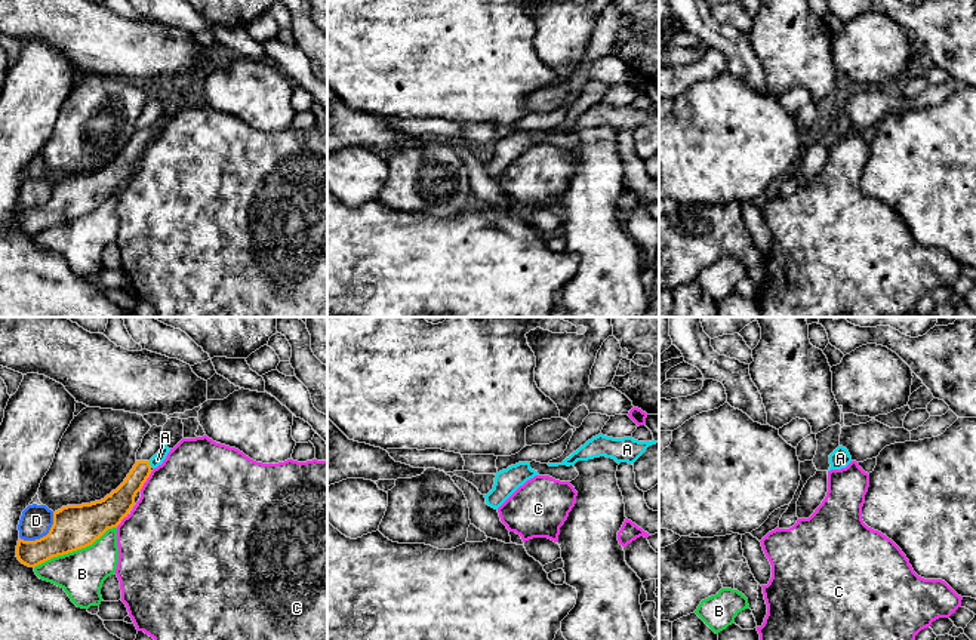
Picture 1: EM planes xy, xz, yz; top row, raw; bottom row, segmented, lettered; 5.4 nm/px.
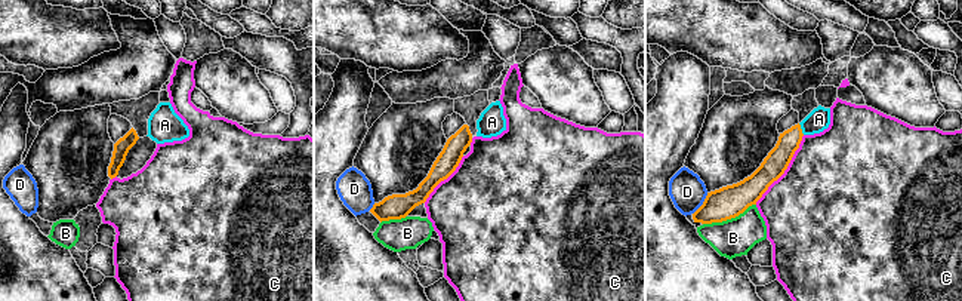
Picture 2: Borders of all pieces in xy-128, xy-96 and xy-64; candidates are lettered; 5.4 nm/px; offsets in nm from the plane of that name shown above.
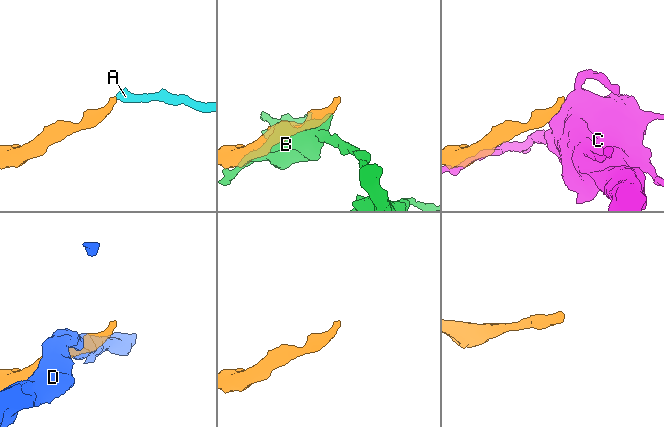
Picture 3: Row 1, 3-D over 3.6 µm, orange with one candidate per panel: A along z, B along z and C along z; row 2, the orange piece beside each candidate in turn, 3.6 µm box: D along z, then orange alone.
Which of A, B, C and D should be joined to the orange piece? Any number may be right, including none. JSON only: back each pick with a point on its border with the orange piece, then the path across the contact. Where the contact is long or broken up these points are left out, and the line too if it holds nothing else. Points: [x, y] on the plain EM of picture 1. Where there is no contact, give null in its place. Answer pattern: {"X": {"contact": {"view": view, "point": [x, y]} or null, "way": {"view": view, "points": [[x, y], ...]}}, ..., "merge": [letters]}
{"A": {"contact": {"view": "xy", "point": [148, 132]}, "way": {"view": "xy", "points": [[122, 168], [148, 132], [157, 128]]}}, "merge": ["A"]}

